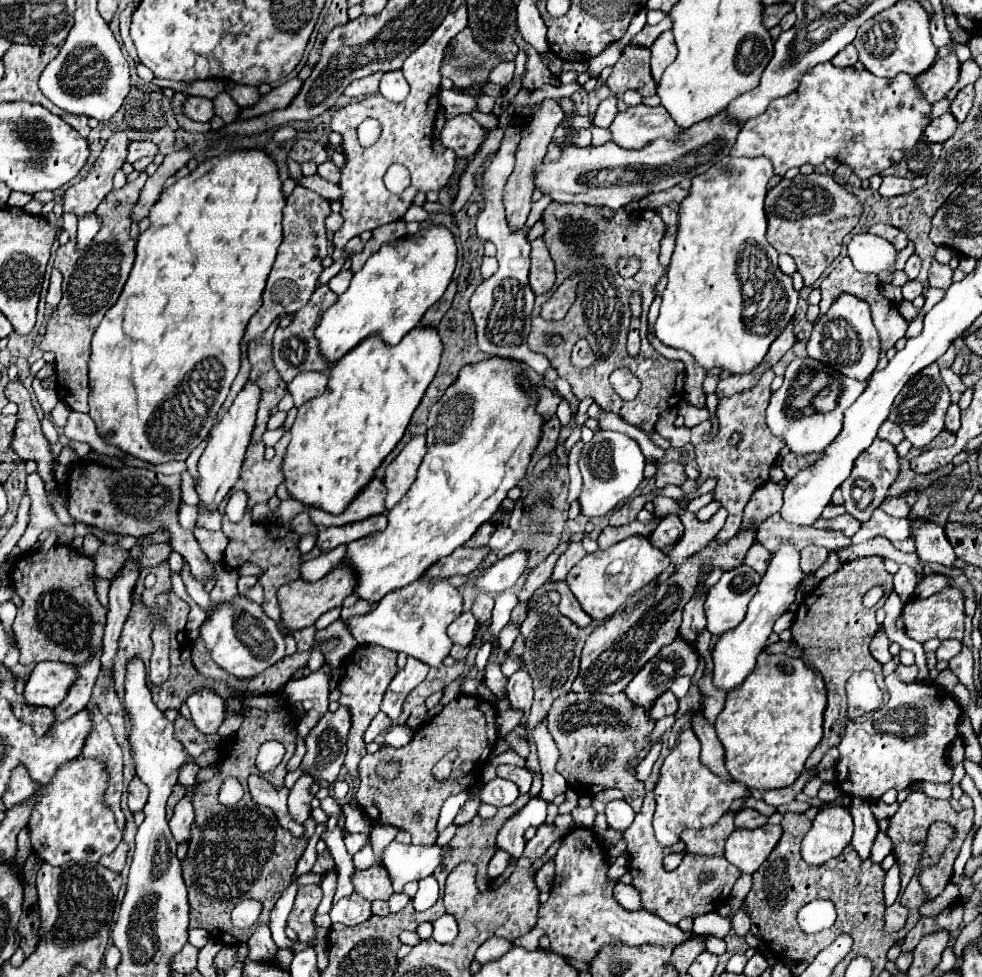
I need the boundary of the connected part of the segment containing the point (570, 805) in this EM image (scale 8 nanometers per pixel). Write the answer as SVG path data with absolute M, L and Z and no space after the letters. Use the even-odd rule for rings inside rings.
M568 788L566 790L566 800L558 806L558 810L560 810L560 814L566 814L566 812L572 812L576 806L578 806L578 794L572 788Z

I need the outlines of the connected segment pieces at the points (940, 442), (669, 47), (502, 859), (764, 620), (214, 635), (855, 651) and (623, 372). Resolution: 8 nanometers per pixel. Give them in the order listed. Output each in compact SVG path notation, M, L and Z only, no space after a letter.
M942 430L940 434L927 446L927 448L933 447L948 447L955 443L956 435L948 430Z
M670 30L662 32L654 44L650 46L650 52L652 52L652 60L650 60L650 66L652 66L652 78L656 80L656 84L660 82L664 70L674 62L676 58L676 44L674 44L674 36Z
M498 850L498 852L494 854L494 858L490 860L490 864L488 864L488 876L490 876L492 880L494 880L496 876L500 876L500 874L506 870L508 862L510 862L510 854L508 854L506 850Z
M780 546L778 552L774 552L770 566L766 574L762 576L762 582L758 586L758 592L754 594L752 602L748 604L746 618L736 626L736 630L724 632L720 640L714 646L712 658L714 658L714 686L718 690L730 692L736 686L740 686L754 670L758 654L764 650L768 636L772 634L774 622L788 610L788 606L794 602L796 584L804 578L804 572L800 570L800 554L794 546Z
M186 560L182 564L180 576L186 584L190 598L208 614L208 618L200 626L200 638L204 640L204 646L210 652L212 660L222 670L238 678L250 678L254 674L260 674L268 666L276 664L280 658L284 658L286 646L284 646L278 622L268 618L260 604L256 604L254 600L248 600L244 594L236 594L230 600L214 604L210 600L210 594L204 590L204 586L190 574L190 566L186 566Z
M880 556L856 558L852 562L846 562L838 572L826 576L804 598L804 604L800 604L796 612L796 620L790 628L792 640L802 648L802 660L822 672L824 684L828 690L828 706L824 712L824 738L816 746L816 750L810 754L806 766L816 766L822 760L822 756L832 746L838 746L838 742L844 738L844 730L848 726L846 682L854 672L872 670L876 674L876 684L884 690L882 664L874 660L874 656L868 650L872 638L878 632L878 622L874 618L876 608L868 610L862 604L866 592L874 586L880 586L884 590L884 596L882 596L882 602L884 602L884 598L888 596L892 588L892 574L884 570L882 558Z
M618 368L610 376L610 384L614 392L624 400L634 400L640 392L640 380L630 368Z

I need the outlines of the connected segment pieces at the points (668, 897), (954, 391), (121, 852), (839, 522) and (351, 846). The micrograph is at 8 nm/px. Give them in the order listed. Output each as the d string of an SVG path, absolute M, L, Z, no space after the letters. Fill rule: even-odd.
M648 792L642 804L642 810L636 814L632 826L624 832L624 840L628 844L630 852L630 874L634 876L634 886L642 894L642 906L650 912L656 912L660 918L668 920L670 924L678 924L686 916L700 916L706 912L716 910L730 898L730 890L734 882L740 878L740 870L726 862L726 858L716 856L696 856L696 854L684 854L682 864L676 870L664 870L664 856L676 854L684 850L684 842L676 842L672 848L664 848L656 842L654 830L652 830L652 816L654 816L654 794Z
M942 368L940 374L942 374L942 380L944 380L944 384L948 386L948 390L952 394L952 402L958 402L960 396L962 396L962 392L966 390L962 378L958 374L954 374L950 368Z
M120 842L112 854L106 854L106 856L100 858L100 864L120 874L122 868L124 868L124 864L126 864L126 852L128 852L128 844Z
M848 512L842 514L842 516L836 516L832 520L824 520L824 518L818 518L814 522L814 528L824 528L824 530L840 530L844 532L844 536L854 536L858 530L860 530L860 520L856 520L854 516L850 516Z
M348 832L348 834L344 836L346 850L348 850L350 854L356 854L356 852L366 844L366 838L368 838L368 834L352 834L352 832Z

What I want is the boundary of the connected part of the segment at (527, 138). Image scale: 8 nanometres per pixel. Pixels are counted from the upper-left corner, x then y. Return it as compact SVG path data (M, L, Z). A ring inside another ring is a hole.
M544 100L542 102L542 110L538 110L538 114L534 114L534 118L530 118L524 126L522 126L522 140L518 144L516 150L516 166L514 172L510 174L504 186L504 208L506 218L510 222L510 226L514 228L524 228L526 218L530 214L532 208L532 192L534 192L534 178L536 178L536 168L542 162L546 148L552 140L552 134L556 130L556 126L564 120L564 112L560 110L556 100Z

